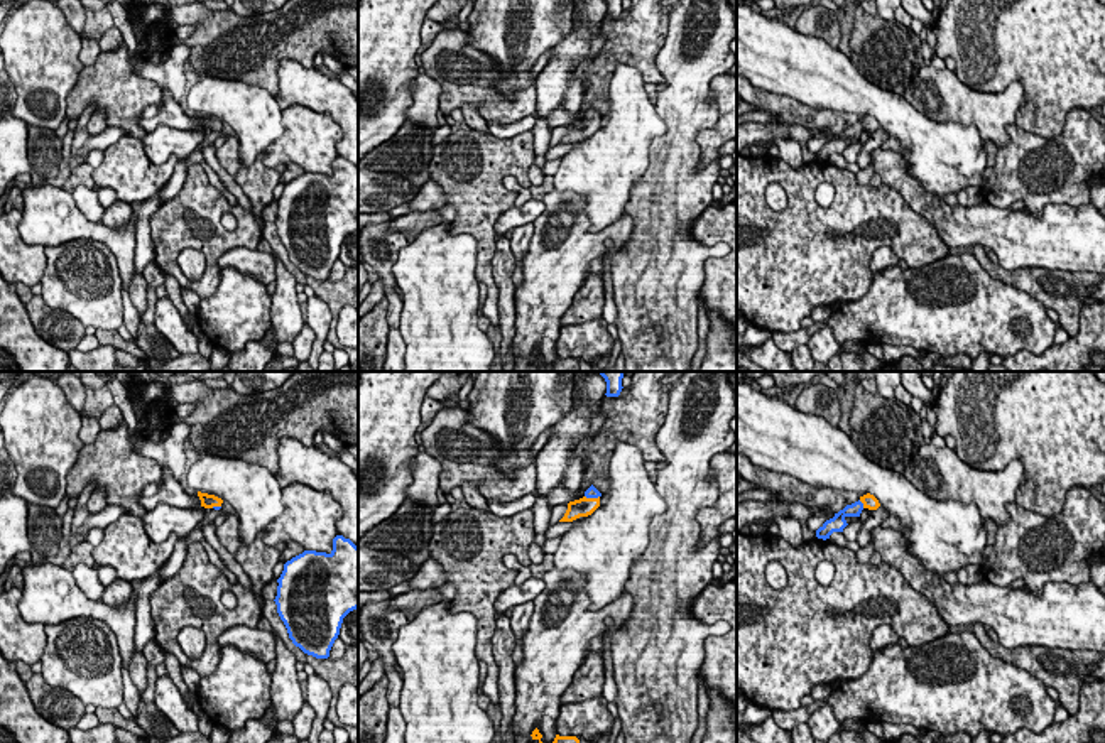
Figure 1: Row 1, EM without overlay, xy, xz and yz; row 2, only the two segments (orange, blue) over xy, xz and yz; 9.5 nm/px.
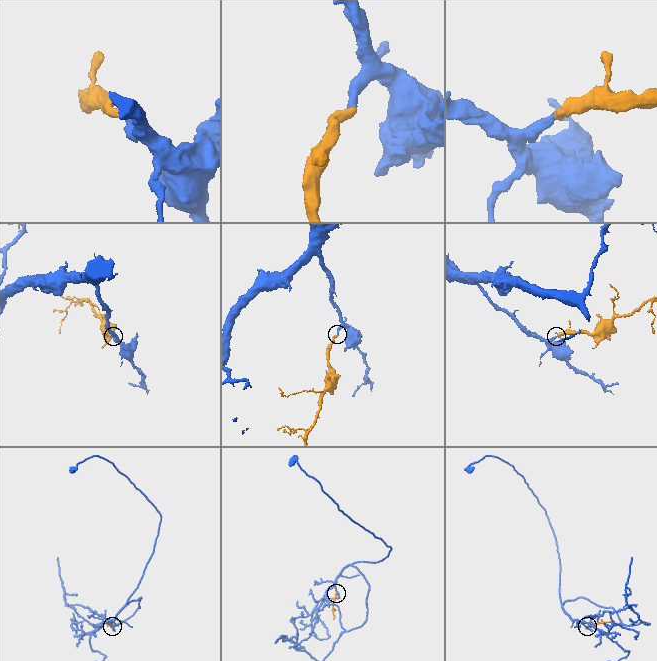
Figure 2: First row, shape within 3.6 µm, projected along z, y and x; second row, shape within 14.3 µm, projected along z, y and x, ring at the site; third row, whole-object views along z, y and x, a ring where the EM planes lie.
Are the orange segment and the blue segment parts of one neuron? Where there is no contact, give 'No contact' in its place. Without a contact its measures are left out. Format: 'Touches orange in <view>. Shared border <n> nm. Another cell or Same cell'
Touches orange in yz. Shared border 100 nm. Same cell

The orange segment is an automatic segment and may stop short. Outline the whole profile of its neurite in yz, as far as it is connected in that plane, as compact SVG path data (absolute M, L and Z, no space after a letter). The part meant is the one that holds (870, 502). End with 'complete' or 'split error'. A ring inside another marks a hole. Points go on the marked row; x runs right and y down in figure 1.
M867 493L863 496L860 496L858 502L846 505L843 510L840 510L838 513L835 513L833 518L826 520L818 530L816 530L816 537L818 539L830 539L830 535L833 532L843 532L843 529L848 525L846 523L846 517L860 517L863 508L868 510L877 510L880 507L879 500Z | split error

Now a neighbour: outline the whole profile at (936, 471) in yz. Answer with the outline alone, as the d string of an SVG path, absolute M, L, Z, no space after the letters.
M923 444L902 473L911 485L934 500L977 505L982 520L1009 522L1007 503L1026 483L1024 464L1014 459L1004 471L980 471L963 463L955 449Z

